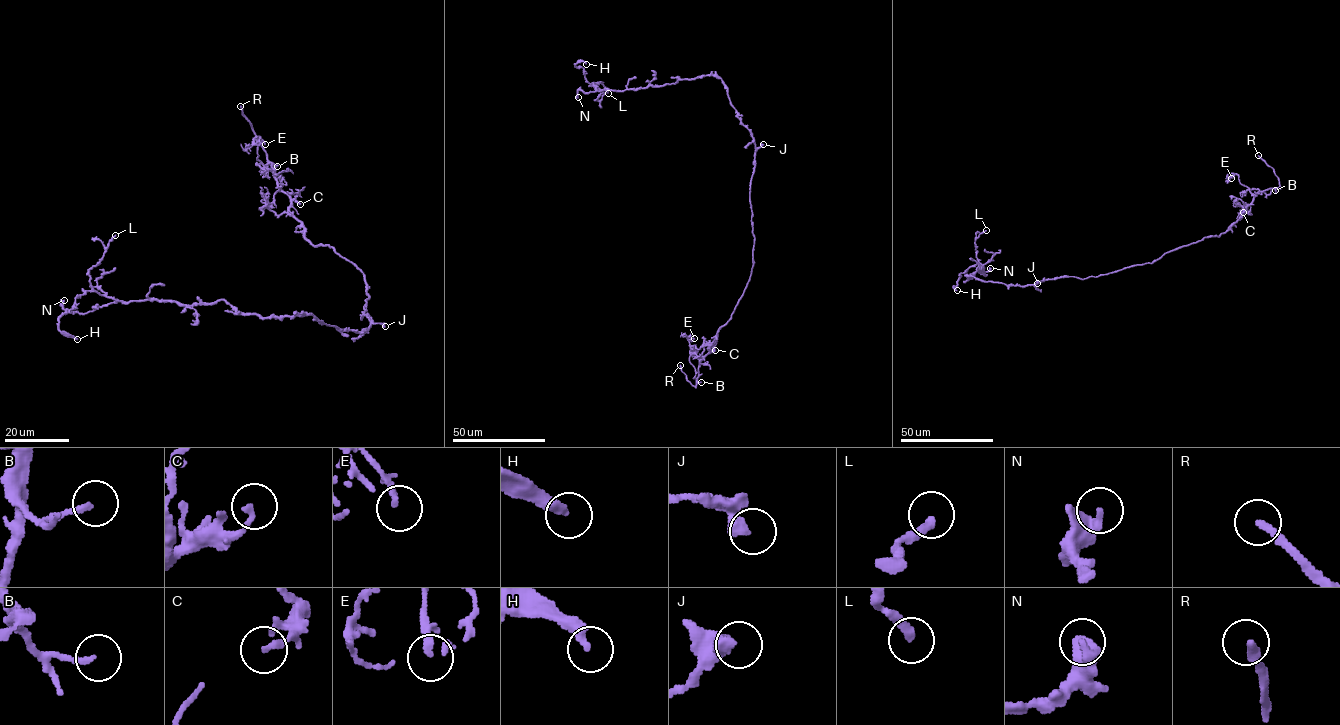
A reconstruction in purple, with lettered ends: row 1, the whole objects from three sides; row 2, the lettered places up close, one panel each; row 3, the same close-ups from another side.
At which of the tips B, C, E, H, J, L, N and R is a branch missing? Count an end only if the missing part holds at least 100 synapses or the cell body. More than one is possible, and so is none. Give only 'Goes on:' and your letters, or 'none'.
Goes on: R

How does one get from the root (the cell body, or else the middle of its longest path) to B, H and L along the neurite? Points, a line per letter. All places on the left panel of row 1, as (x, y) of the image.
B: (364, 315), (361, 319), (369, 297), (364, 275), (329, 246), (306, 239), (269, 163), (277, 166)
H: (364, 315), (367, 329), (340, 330), (311, 314), (239, 314), (223, 300), (85, 291), (59, 319), (77, 339)
L: (364, 315), (370, 325), (353, 331), (311, 314), (239, 314), (223, 300), (118, 301), (89, 273), (115, 235)

